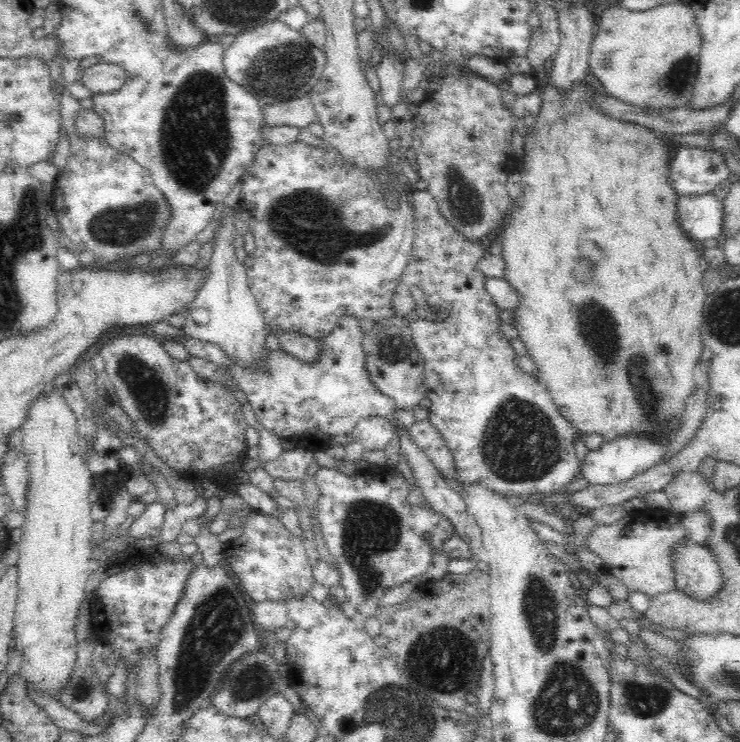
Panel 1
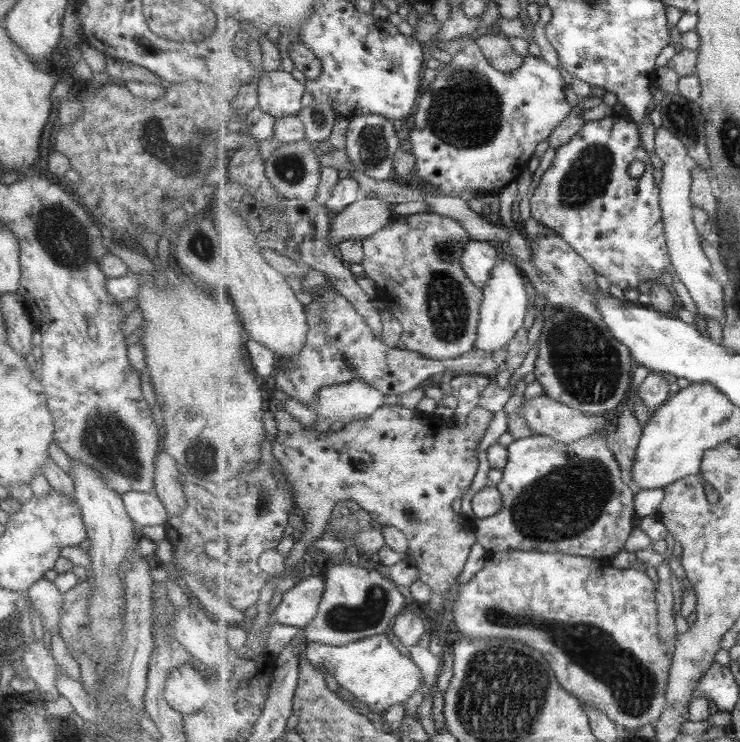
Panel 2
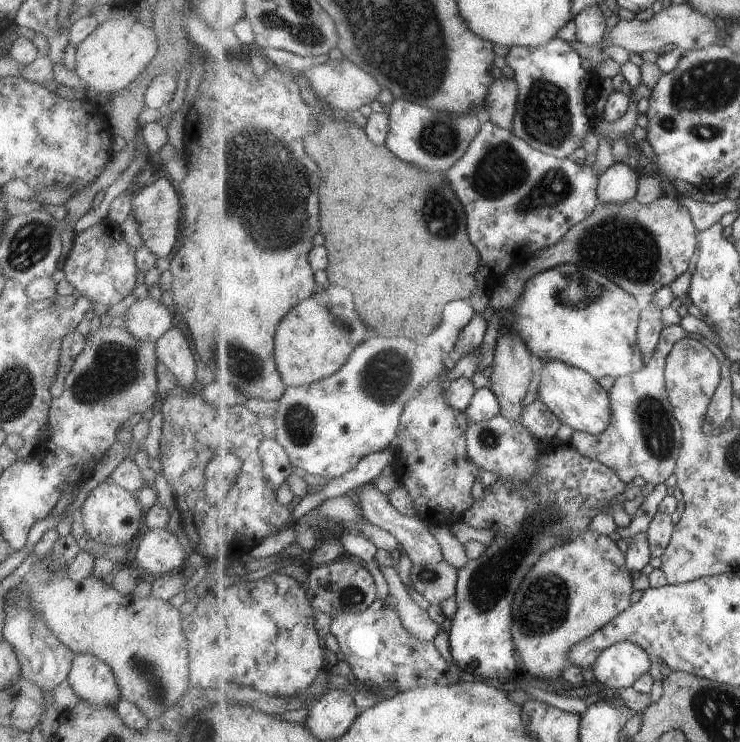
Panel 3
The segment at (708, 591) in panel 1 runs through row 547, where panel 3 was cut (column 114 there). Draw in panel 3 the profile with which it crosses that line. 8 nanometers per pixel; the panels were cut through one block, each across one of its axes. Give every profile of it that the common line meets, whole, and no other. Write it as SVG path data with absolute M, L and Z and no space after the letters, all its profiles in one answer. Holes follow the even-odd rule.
M74 654L66 680L80 700L115 708L119 688L109 666L92 654Z

